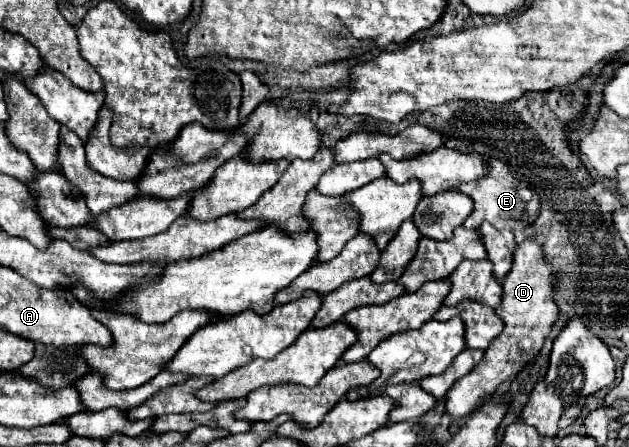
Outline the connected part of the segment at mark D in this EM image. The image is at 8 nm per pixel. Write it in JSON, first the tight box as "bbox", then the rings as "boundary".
{"bbox":[445,238,557,424],"boundary":[[[525,238],[513,256],[511,272],[503,278],[503,300],[495,310],[503,320],[503,332],[491,340],[489,348],[483,352],[481,362],[463,378],[459,378],[445,398],[445,414],[451,424],[457,424],[469,414],[473,414],[479,402],[487,396],[493,396],[495,390],[519,374],[527,362],[531,362],[541,350],[545,338],[551,332],[553,322],[557,320],[557,306],[553,302],[553,286],[555,286],[555,270],[545,262],[541,252],[543,238]]]}

